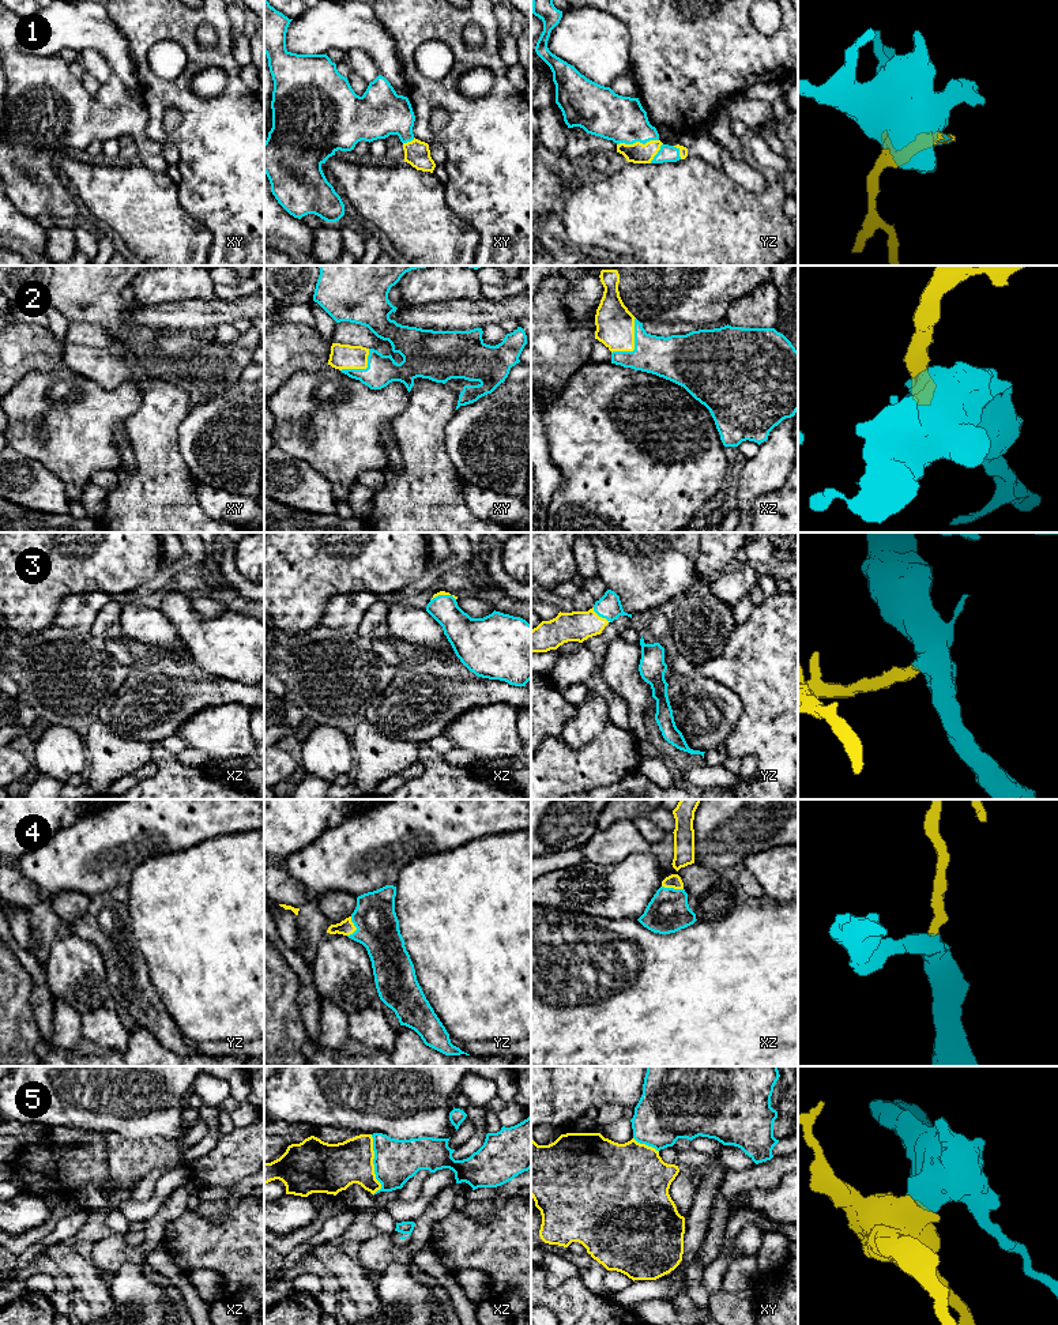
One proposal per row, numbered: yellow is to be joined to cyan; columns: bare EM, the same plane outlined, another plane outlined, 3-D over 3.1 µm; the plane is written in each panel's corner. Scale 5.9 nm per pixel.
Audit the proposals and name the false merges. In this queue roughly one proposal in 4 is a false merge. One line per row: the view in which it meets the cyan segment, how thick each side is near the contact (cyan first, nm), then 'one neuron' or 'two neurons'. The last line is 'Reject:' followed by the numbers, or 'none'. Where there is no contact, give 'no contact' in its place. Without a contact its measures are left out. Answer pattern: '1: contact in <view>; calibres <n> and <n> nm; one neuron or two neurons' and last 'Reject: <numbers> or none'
1: contact in yz; calibres 280 and 130 nm; one neuron
2: contact in xz; calibres 260 and 220 nm; one neuron
3: contact in yz; calibres 150 and 180 nm; one neuron
4: contact in yz; calibres 260 and 90 nm; one neuron
5: contact in xz; calibres 260 and 280 nm; two neurons
Reject: 5

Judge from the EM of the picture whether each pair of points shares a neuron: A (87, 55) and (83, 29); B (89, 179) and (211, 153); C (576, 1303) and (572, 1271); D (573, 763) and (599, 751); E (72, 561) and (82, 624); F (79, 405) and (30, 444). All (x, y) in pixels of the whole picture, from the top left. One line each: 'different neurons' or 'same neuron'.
A: different neurons
B: different neurons
C: different neurons
D: same neuron
E: different neurons
F: same neuron

